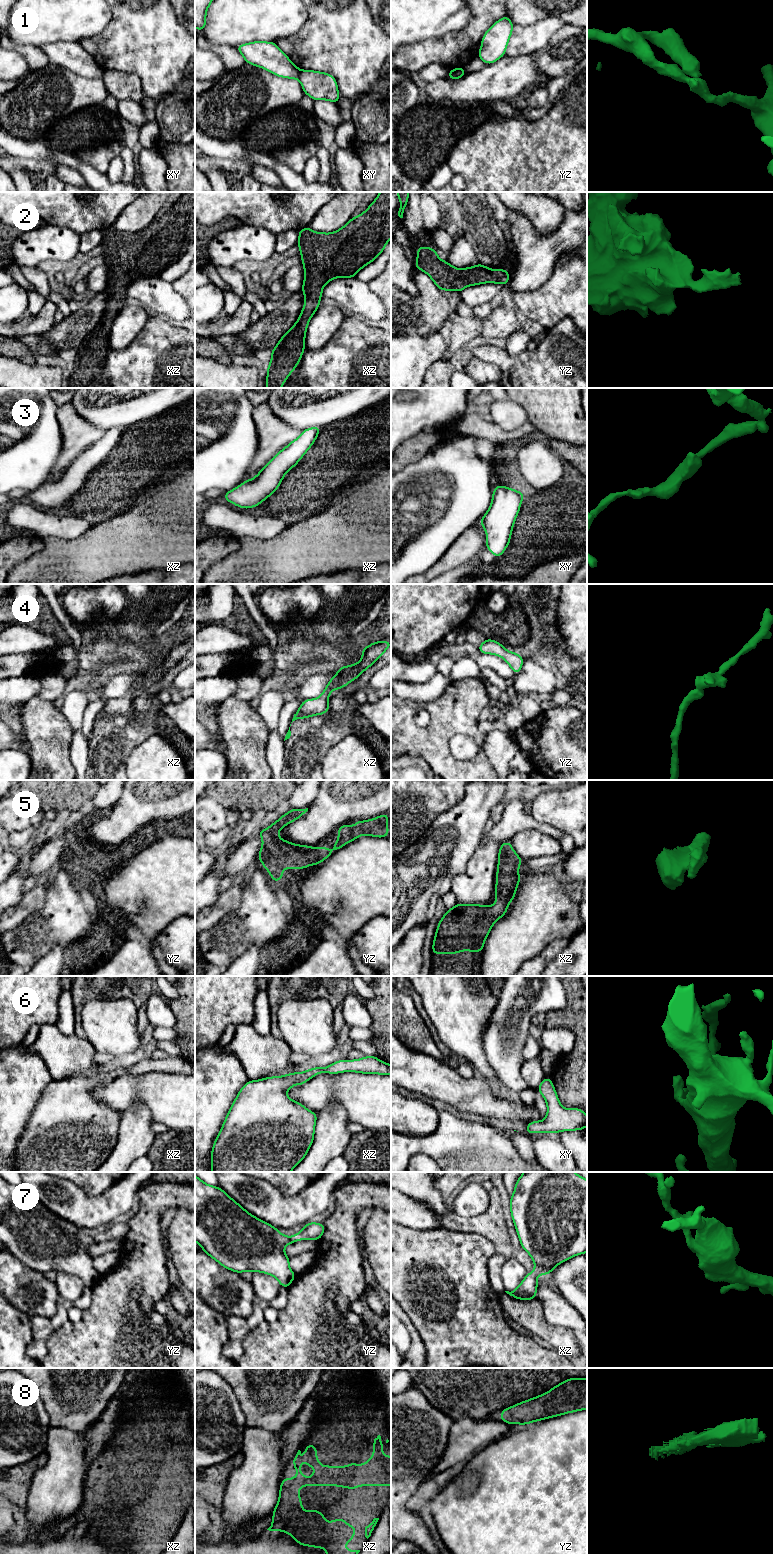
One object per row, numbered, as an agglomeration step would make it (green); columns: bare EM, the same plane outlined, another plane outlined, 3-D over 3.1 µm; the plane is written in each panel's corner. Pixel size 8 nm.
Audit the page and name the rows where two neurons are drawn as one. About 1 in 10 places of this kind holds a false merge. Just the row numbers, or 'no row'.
1

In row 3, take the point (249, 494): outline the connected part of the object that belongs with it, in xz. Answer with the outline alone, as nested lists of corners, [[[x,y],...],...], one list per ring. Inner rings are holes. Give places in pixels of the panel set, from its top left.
[[[316,426],[301,431],[301,435],[279,451],[254,478],[226,492],[223,499],[244,509],[257,507],[276,492],[285,474],[303,458],[321,430]]]

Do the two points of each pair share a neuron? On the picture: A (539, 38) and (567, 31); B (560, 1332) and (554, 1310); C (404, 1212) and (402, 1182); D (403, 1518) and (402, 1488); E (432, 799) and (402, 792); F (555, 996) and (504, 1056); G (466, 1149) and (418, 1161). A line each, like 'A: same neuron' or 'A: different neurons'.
A: different neurons
B: different neurons
C: different neurons
D: same neuron
E: same neuron
F: same neuron
G: different neurons

